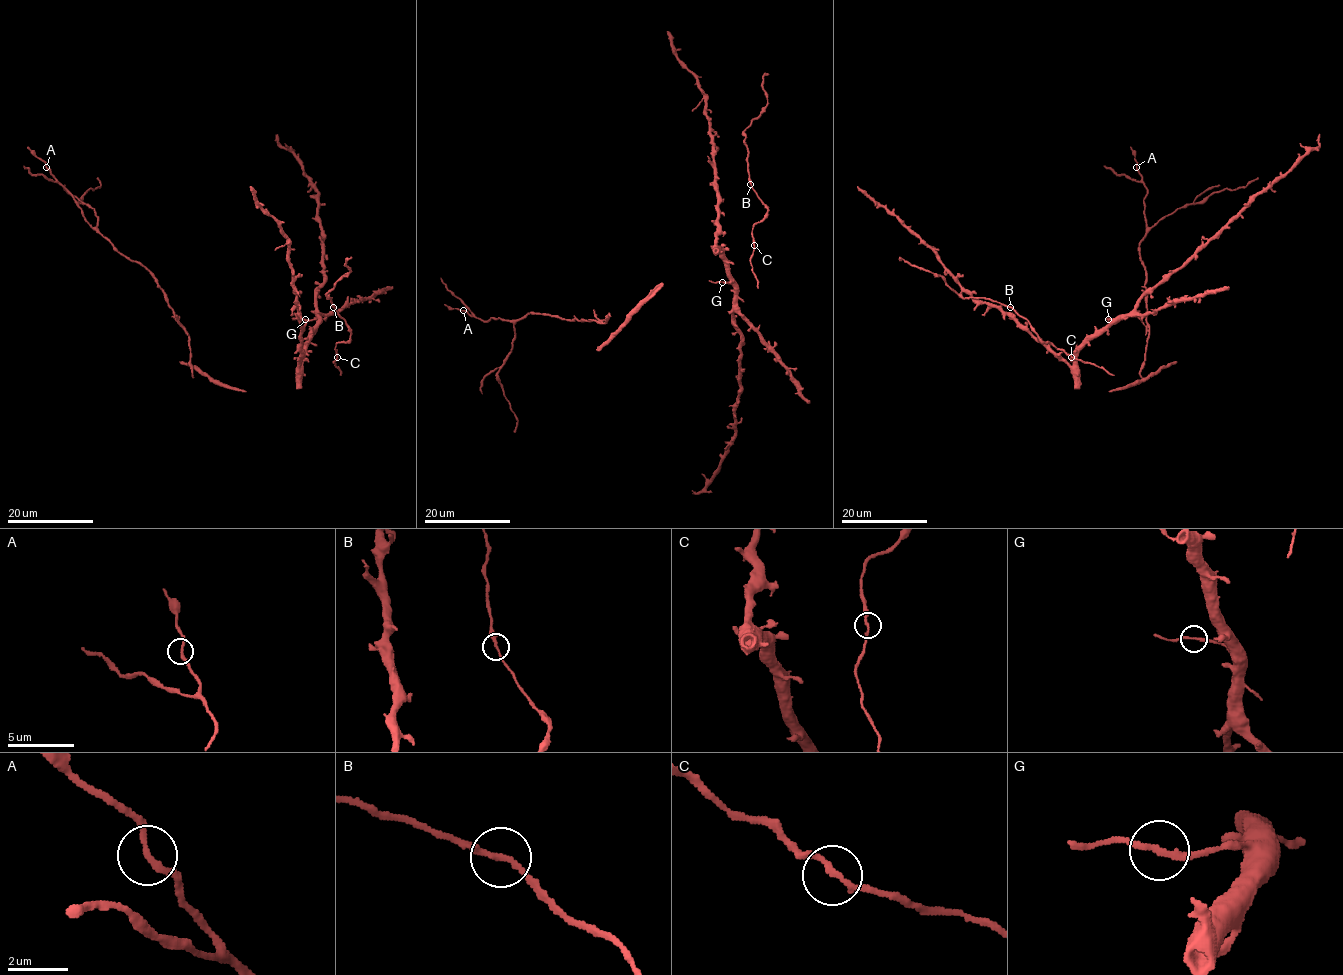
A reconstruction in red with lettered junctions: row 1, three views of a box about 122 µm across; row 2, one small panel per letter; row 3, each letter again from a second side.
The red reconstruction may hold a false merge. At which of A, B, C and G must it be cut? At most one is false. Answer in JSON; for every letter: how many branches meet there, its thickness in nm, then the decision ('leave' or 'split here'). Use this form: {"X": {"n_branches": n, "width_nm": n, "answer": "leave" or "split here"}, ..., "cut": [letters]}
{"A": {"n_branches": 2, "width_nm": 200, "answer": "leave"}, "B": {"n_branches": 2, "width_nm": 200, "answer": "leave"}, "C": {"n_branches": 2, "width_nm": 190, "answer": "leave"}, "G": {"n_branches": 2, "width_nm": 200, "answer": "leave"}, "cut": []}

